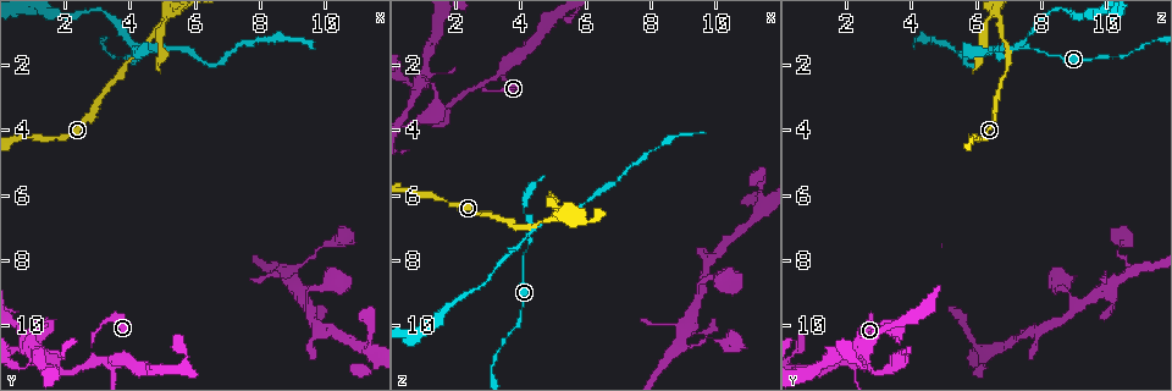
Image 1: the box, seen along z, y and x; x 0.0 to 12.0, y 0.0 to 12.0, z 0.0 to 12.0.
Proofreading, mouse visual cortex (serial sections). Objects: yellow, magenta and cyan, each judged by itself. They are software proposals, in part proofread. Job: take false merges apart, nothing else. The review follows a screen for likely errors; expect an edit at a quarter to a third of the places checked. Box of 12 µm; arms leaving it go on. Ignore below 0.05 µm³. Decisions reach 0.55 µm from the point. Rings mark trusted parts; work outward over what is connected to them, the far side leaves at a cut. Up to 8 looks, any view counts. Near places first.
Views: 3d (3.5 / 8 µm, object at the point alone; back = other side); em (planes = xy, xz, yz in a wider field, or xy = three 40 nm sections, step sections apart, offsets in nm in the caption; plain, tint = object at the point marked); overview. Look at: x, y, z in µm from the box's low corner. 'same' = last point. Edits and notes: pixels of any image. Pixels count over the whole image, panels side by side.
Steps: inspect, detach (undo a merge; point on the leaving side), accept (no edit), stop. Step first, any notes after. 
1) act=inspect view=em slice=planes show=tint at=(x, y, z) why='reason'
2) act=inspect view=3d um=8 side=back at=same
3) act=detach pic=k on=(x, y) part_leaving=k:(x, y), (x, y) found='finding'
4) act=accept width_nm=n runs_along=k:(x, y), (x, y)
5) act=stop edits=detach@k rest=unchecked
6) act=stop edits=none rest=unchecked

act=inspect view=3d um=8 at=(4.3, 1.5, 7.5) why='four arms meet'

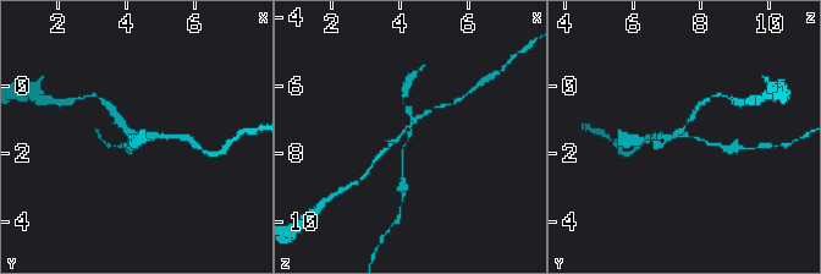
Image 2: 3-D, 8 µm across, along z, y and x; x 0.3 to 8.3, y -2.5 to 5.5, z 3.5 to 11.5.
act=inspect view=3d um=3.5 at=(4.3, 1.5, 7.4)

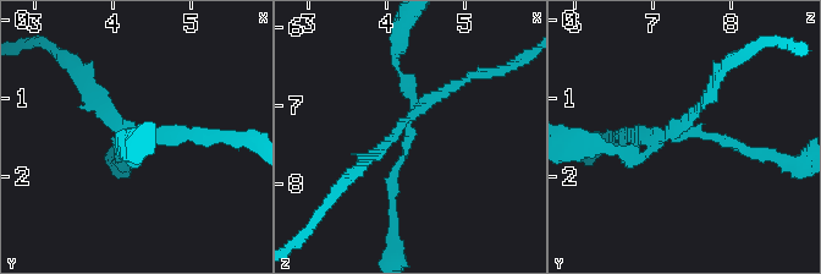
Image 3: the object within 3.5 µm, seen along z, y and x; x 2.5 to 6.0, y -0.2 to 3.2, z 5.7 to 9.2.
act=detach pic=3 on=(178, 129) arms=4 part_leaving=3:(125, 122), (54, 51) found='a second cell is stuck on'

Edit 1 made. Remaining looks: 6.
act=inspect view=overview why='redraw'

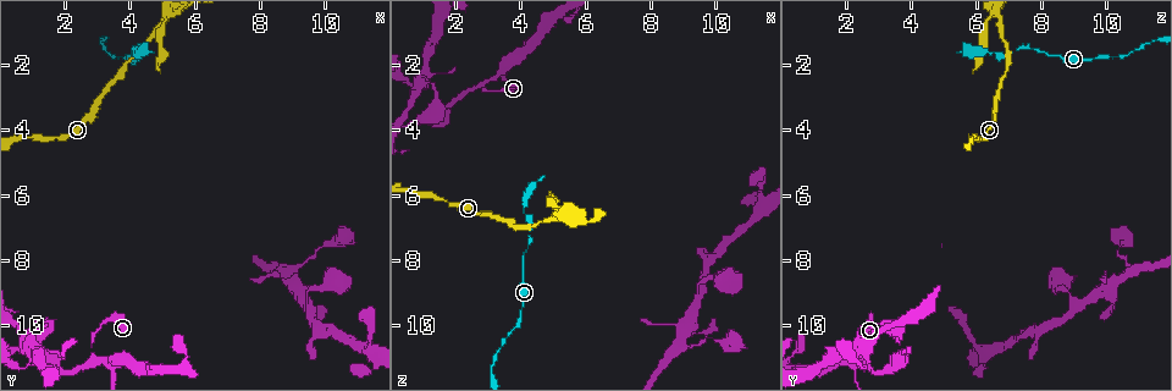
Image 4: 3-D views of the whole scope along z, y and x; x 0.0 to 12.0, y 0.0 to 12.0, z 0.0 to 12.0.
act=inspect view=3d um=8 at=(2.9, 10.9, 2.7) why='thin neck'

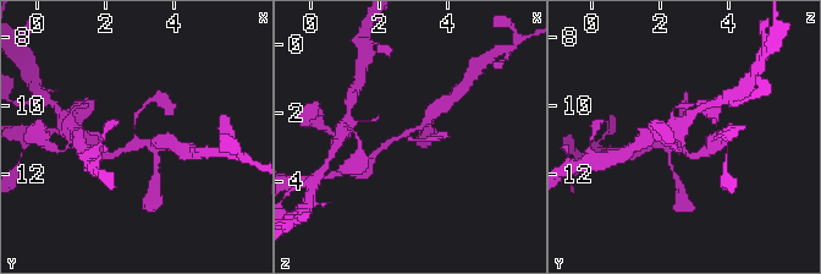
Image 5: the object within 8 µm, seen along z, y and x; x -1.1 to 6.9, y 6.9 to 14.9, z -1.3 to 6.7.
act=inspect view=3d um=3.5 at=(2.9, 11.0, 2.6)

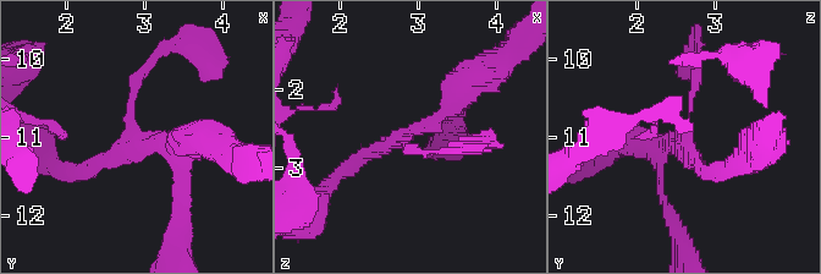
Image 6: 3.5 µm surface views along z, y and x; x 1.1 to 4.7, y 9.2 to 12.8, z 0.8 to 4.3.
act=inspect view=em slice=xy step=3 show=tint at=(2.90, 10.95, 2.60) why='now the EM'

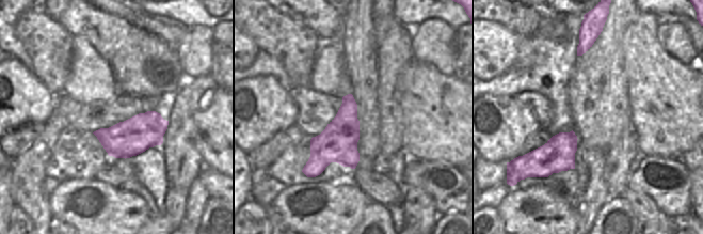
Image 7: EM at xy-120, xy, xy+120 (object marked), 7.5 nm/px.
act=accept found='all the same cell'

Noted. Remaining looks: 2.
act=inspect view=3d um=3.5 at=(0.9, 10.6, 2.4) why='sharp bend'

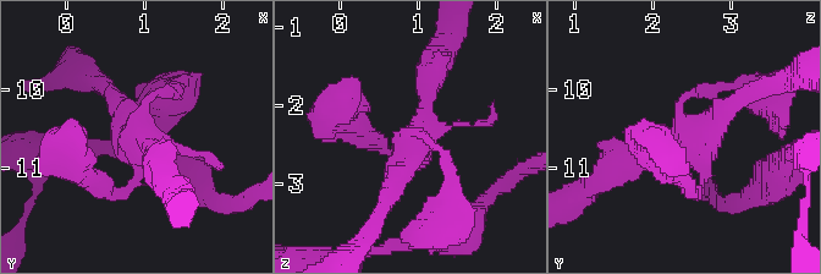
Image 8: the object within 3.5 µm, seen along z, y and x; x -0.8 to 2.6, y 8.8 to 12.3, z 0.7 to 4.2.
act=inspect view=em slice=xy step=3 show=tint at=(0.95, 10.50, 2.45)

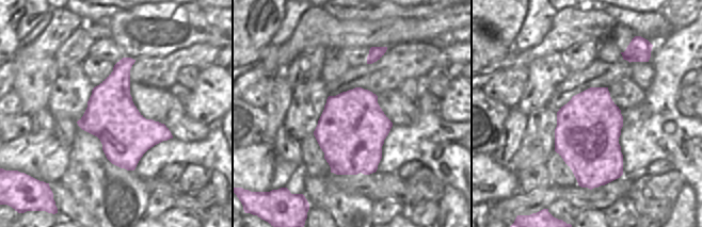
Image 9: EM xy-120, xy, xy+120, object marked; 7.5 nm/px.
act=accept runs_along=8:(451, 173), (413, 132), (386, 201) found='continuous, no second cell'

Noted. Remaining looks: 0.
act=stop edits=detach@3 rest=unchecked

